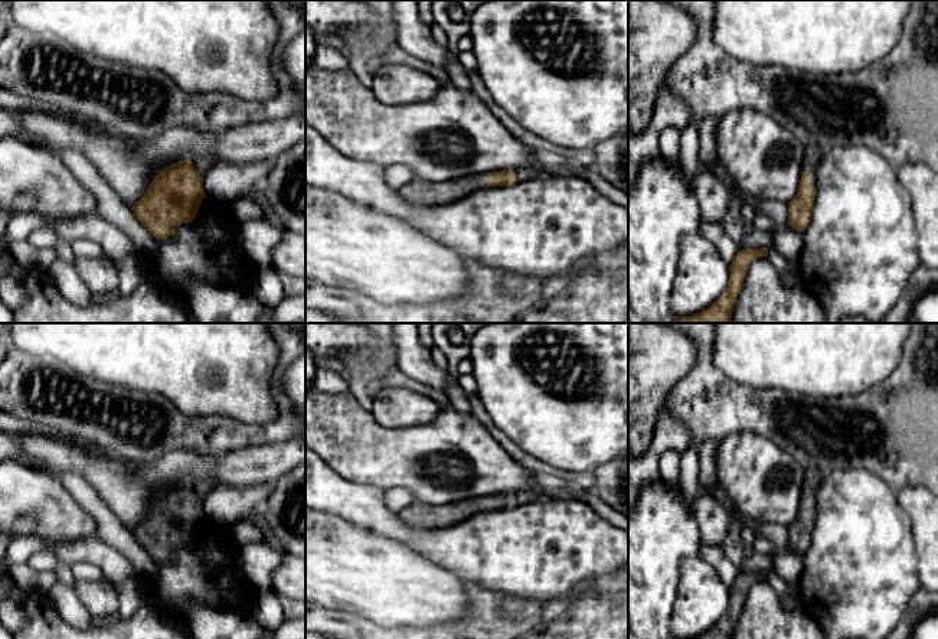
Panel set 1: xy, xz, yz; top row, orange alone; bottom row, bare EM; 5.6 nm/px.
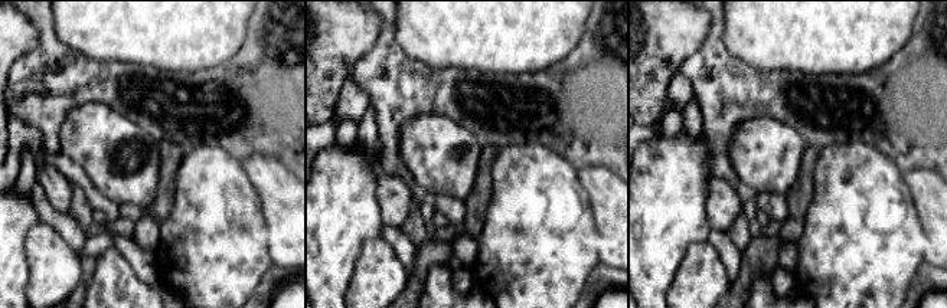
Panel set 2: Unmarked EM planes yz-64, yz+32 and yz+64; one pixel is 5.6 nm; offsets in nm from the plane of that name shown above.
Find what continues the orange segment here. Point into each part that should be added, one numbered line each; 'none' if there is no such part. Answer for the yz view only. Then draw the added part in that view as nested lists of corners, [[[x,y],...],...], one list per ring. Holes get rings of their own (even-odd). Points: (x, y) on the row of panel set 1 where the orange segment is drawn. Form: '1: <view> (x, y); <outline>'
1: yz (813, 155); [[[805,146],[805,153],[803,157],[803,170],[808,172],[808,182],[813,183],[814,189],[817,188],[817,167],[823,159],[824,150],[817,146]]]

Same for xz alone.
1: xz (420, 192); [[[468,175],[441,183],[429,180],[412,179],[399,189],[401,196],[412,205],[444,205],[463,199],[464,196],[478,190],[493,188],[493,182],[487,175]]]

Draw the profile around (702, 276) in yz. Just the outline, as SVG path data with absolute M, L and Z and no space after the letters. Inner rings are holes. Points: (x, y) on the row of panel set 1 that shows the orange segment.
M700 232L680 239L671 316L692 316L710 307L729 288L729 265Z

